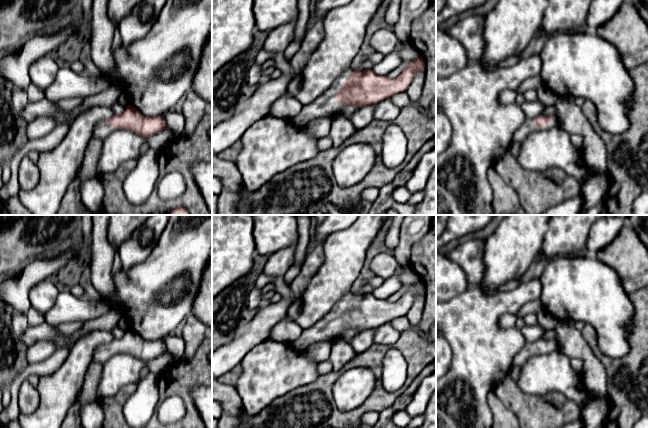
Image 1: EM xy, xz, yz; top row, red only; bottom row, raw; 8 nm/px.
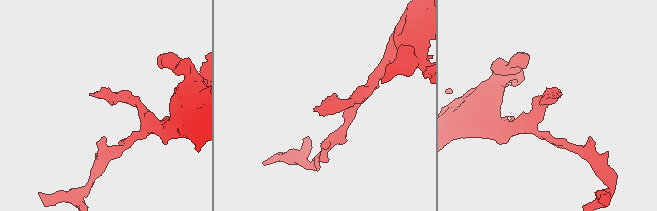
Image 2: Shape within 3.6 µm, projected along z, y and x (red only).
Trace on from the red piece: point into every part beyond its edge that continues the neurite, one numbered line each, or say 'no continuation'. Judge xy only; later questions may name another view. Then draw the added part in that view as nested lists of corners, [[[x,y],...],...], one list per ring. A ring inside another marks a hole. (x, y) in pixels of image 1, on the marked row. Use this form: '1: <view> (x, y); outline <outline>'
1: xy (101, 131); outline [[[98,122],[95,125],[94,130],[93,130],[93,138],[98,138],[98,139],[103,140],[116,130],[117,128],[111,125]]]

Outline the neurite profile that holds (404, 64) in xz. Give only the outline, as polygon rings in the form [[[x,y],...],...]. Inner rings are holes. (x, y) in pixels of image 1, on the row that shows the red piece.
[[[402,61],[401,65],[398,68],[393,70],[391,73],[389,73],[386,76],[388,78],[396,78],[408,66],[408,64],[409,64],[409,62]]]

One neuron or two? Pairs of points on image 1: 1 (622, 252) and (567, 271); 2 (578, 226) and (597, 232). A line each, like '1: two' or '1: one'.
1: two
2: two

